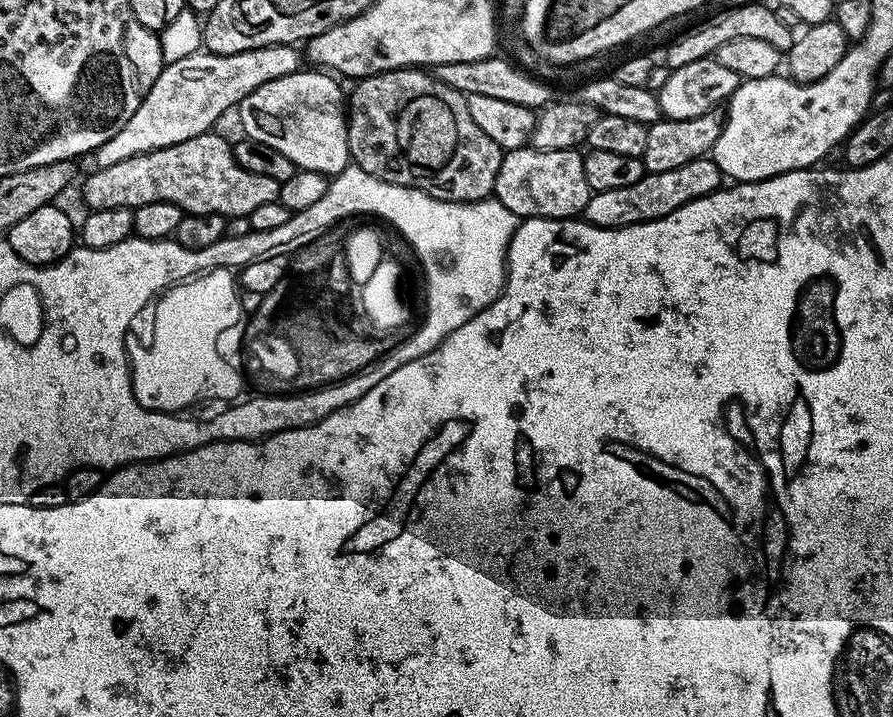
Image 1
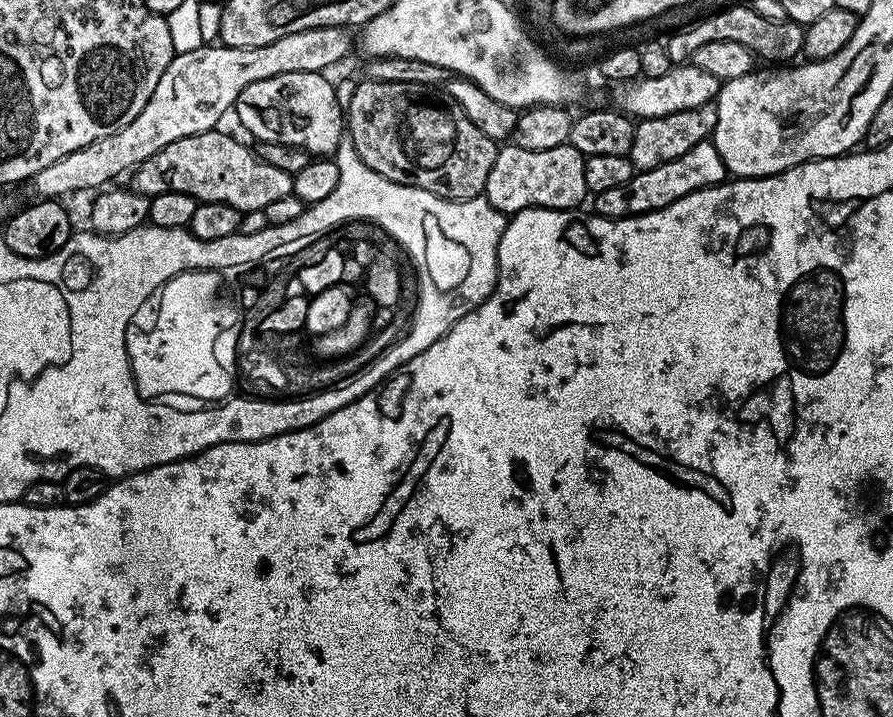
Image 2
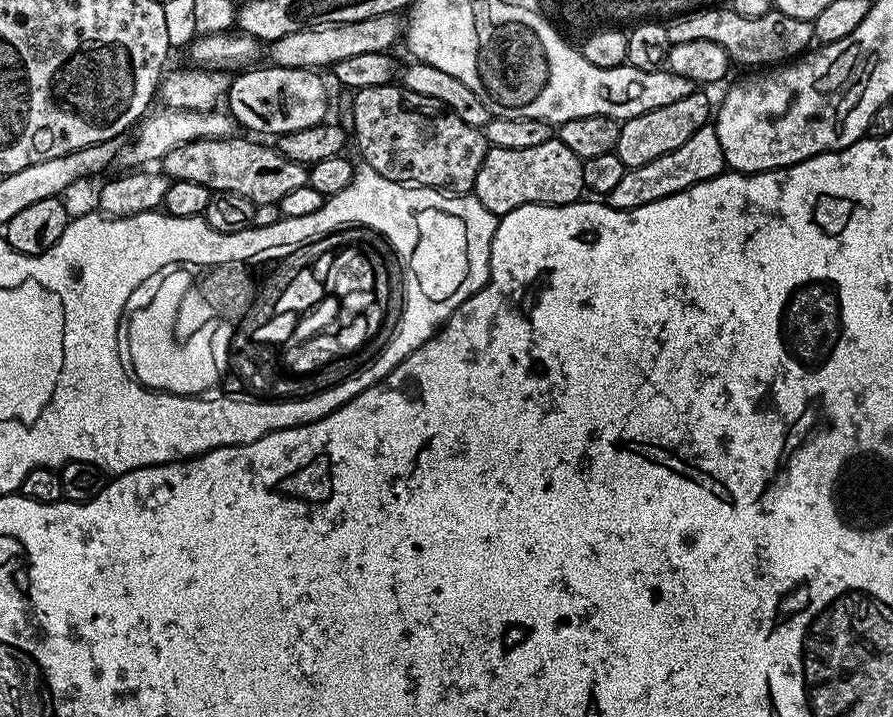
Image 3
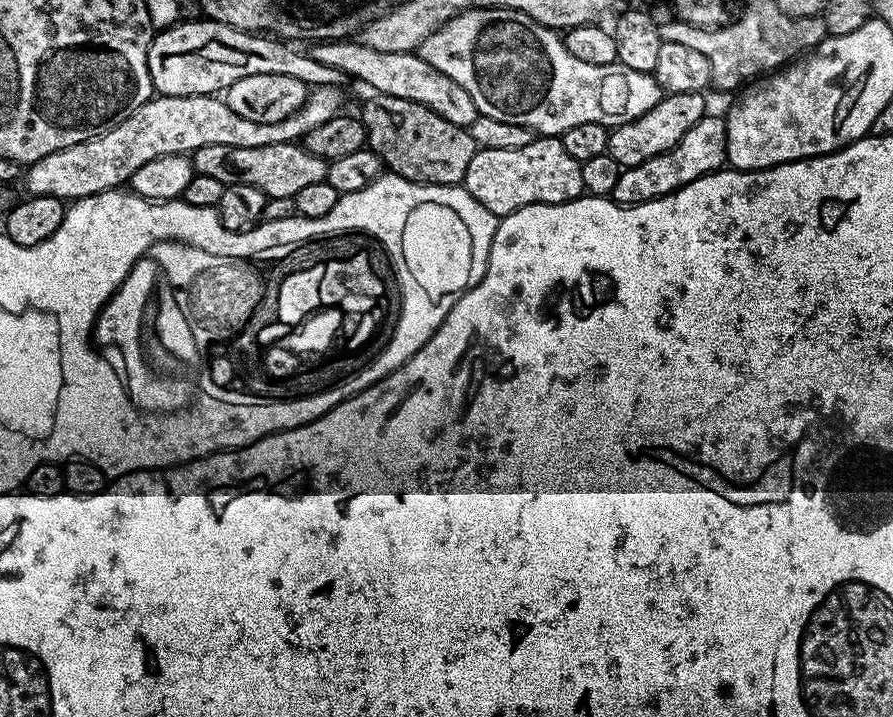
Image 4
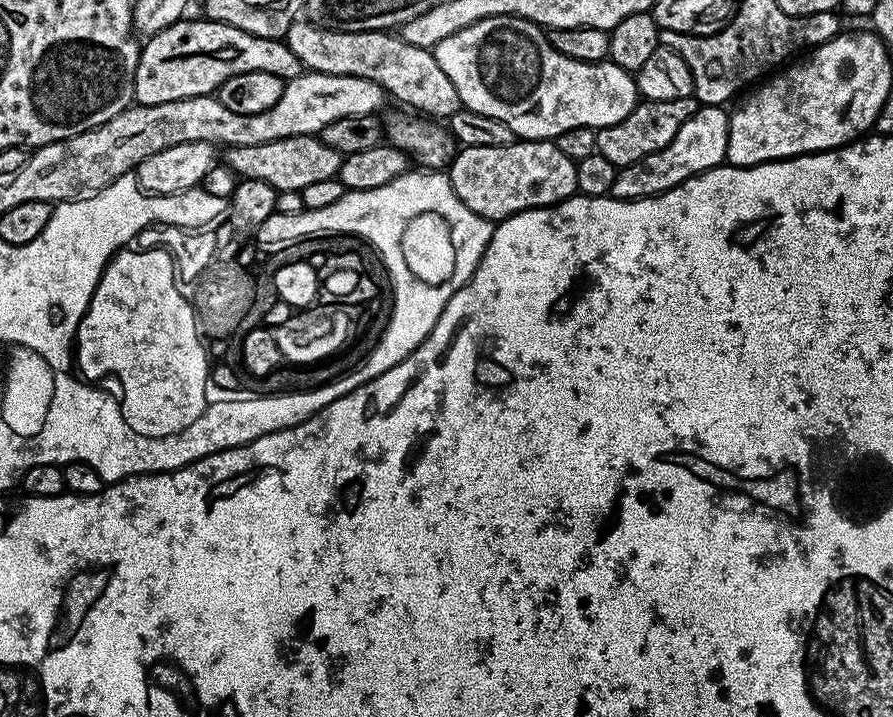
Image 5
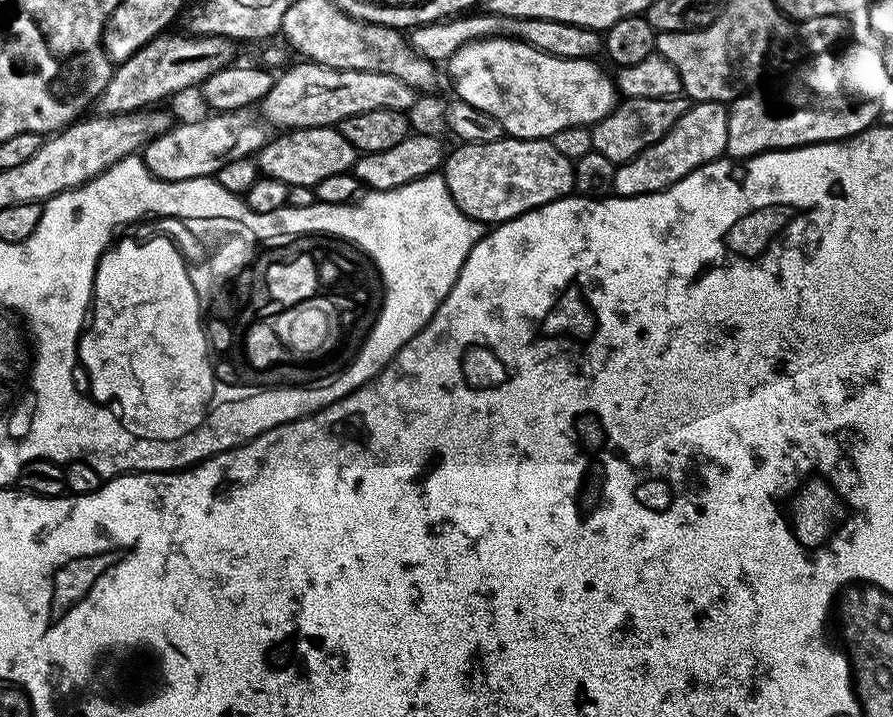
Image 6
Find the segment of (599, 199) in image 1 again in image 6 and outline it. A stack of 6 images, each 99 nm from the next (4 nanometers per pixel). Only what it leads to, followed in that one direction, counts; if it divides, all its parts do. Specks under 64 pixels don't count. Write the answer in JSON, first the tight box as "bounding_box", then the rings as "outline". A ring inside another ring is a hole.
{"bounding_box":[612,100,729,196],"outline":[[[719,100],[693,103],[686,114],[674,122],[666,138],[658,138],[654,146],[646,146],[642,154],[617,167],[612,192],[617,196],[645,196],[661,192],[702,165],[721,159],[728,151],[728,110],[729,105]]]}

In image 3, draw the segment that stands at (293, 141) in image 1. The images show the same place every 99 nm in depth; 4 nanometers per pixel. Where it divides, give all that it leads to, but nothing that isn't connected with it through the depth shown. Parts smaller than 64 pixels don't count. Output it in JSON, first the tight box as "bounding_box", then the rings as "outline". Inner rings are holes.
{"bounding_box":[226,66,328,138],"outline":[[[267,66],[268,68],[249,67],[241,71],[240,76],[231,81],[228,85],[228,95],[226,97],[226,108],[233,121],[244,128],[249,128],[249,133],[265,132],[268,138],[275,138],[286,134],[290,130],[306,130],[310,126],[318,126],[325,123],[328,112],[328,92],[324,89],[324,80],[319,71],[310,68],[278,68]]]}

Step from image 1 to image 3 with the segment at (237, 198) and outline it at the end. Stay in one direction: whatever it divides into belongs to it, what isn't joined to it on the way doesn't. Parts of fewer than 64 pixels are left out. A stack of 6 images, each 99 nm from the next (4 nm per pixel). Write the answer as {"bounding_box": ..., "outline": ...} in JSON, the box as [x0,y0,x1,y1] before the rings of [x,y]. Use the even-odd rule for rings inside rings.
{"bounding_box":[162,138,308,206],"outline":[[[256,138],[236,139],[186,142],[164,156],[162,171],[169,181],[198,182],[198,186],[206,186],[213,194],[242,194],[242,198],[250,198],[258,206],[279,205],[290,190],[298,190],[298,186],[308,183],[308,168],[290,162],[290,158],[283,156],[271,143],[259,144]]]}

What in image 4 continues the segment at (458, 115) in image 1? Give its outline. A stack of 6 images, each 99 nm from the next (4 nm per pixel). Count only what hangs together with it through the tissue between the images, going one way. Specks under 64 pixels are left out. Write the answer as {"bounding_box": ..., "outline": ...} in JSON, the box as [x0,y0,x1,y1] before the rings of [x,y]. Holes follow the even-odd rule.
{"bounding_box":[362,95,478,185],"outline":[[[369,95],[364,104],[362,119],[366,133],[367,147],[382,161],[389,173],[407,180],[415,180],[417,184],[451,184],[459,185],[466,174],[466,166],[470,166],[470,158],[478,151],[475,142],[470,138],[468,129],[454,126],[454,122],[446,122],[438,114],[434,114],[426,106],[415,104],[413,100],[399,100],[393,96]]]}

